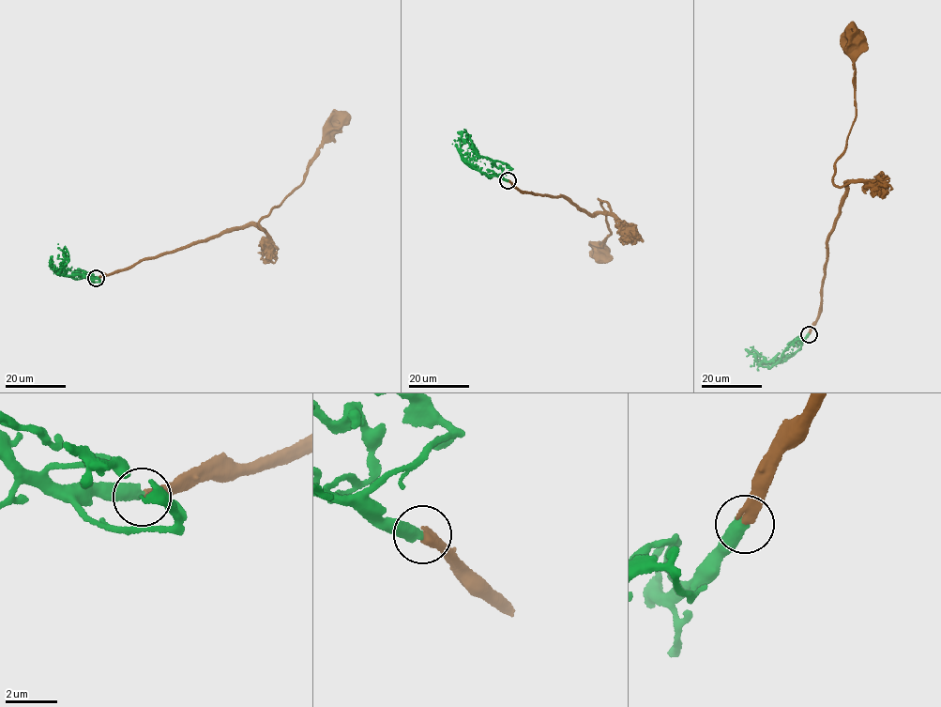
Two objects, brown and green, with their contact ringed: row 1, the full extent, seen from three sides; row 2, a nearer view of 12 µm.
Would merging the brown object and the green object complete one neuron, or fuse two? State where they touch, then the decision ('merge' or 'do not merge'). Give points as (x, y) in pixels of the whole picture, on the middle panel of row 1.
at (508, 180); merge

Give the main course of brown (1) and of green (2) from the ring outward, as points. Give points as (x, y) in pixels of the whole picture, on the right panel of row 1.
1: (809, 333), (820, 315), (827, 240), (850, 181), (840, 187), (833, 182), (856, 115), (857, 38)
2: (809, 333), (801, 342), (800, 348), (775, 363), (752, 350), (753, 345)

